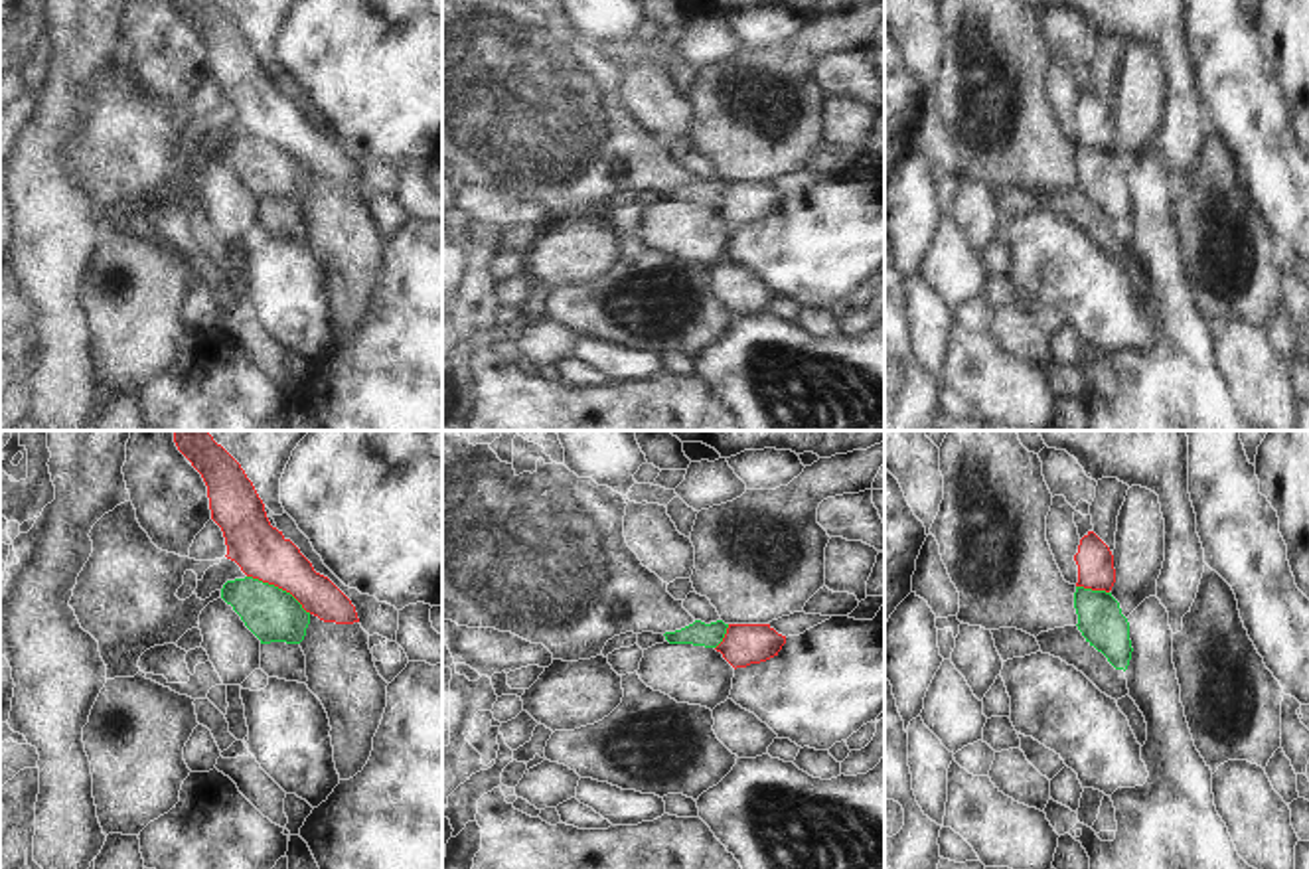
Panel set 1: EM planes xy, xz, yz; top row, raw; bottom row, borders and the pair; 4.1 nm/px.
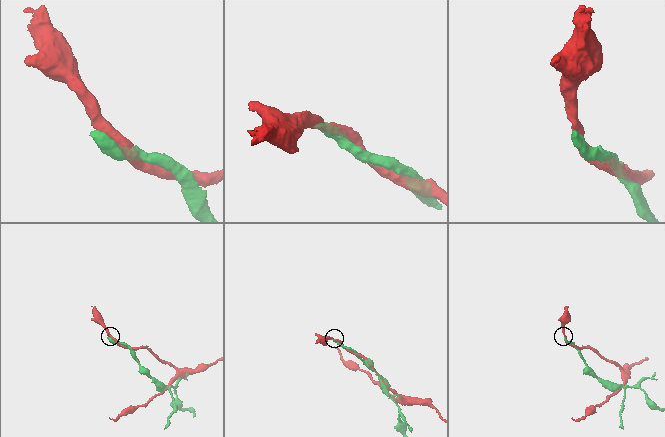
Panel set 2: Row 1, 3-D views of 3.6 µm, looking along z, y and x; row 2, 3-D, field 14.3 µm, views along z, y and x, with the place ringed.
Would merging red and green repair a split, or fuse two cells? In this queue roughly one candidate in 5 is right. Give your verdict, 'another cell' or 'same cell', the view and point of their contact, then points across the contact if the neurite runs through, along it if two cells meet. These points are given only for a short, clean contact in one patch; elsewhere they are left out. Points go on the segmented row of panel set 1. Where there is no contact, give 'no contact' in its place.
another cell; meets red in xy at (279, 587)

